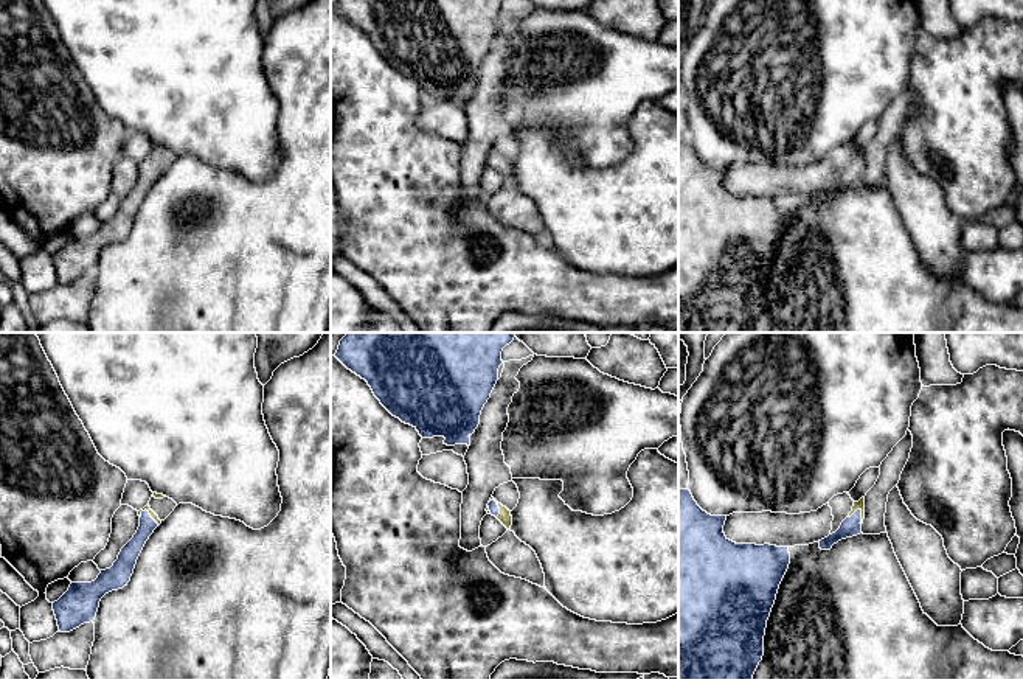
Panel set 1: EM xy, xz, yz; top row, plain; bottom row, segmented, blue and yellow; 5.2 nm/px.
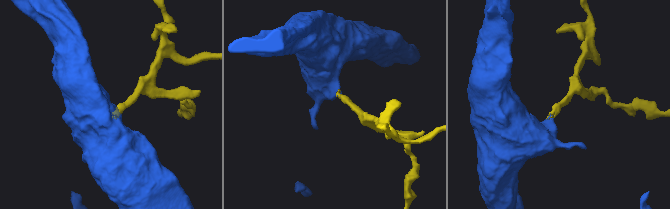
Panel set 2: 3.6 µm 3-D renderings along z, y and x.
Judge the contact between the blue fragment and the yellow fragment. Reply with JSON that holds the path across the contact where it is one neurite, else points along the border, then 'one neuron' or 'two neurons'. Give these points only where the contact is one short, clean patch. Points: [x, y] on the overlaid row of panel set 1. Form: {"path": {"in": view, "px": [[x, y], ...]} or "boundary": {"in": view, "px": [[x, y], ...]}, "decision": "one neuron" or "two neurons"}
{"path": {"in": "yz", "px": [[849, 527], [854, 521], [854, 513], [857, 505]]}, "decision": "one neuron"}

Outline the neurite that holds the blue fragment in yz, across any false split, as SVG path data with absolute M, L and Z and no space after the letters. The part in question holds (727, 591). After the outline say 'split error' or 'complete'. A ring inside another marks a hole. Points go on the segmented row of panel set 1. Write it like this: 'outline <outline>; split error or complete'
outline M688 488L678 489L678 679L753 679L764 656L767 620L775 604L779 584L790 564L789 547L736 544L723 533L725 521L727 516L711 516L703 511Z; complete

